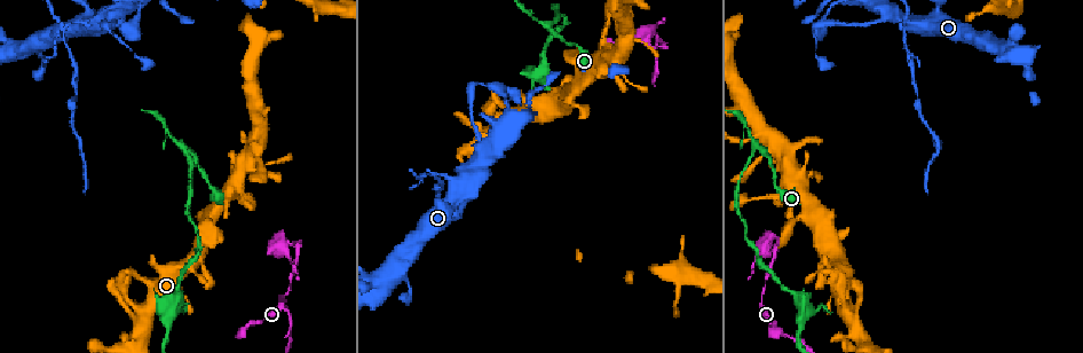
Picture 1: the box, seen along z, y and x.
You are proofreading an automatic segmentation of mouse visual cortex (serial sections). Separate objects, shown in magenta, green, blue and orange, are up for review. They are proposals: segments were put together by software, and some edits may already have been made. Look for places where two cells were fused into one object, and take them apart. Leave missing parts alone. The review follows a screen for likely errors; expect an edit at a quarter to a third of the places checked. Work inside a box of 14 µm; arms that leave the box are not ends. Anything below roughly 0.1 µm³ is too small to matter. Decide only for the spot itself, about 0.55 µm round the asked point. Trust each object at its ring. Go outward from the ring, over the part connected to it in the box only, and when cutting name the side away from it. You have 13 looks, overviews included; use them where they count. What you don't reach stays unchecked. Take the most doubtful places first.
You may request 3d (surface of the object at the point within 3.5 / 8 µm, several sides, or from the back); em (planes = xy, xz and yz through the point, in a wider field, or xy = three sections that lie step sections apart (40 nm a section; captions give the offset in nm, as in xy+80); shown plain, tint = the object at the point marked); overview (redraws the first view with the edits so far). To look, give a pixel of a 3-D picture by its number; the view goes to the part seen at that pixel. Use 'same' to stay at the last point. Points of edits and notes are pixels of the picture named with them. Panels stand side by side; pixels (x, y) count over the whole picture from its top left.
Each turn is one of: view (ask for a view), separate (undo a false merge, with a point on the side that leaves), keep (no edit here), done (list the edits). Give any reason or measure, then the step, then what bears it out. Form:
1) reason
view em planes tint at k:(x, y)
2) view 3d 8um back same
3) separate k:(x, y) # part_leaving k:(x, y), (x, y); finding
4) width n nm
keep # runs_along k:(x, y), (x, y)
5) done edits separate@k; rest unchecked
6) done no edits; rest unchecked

a fork
view 3d 3.5um at 1:(65, 28)

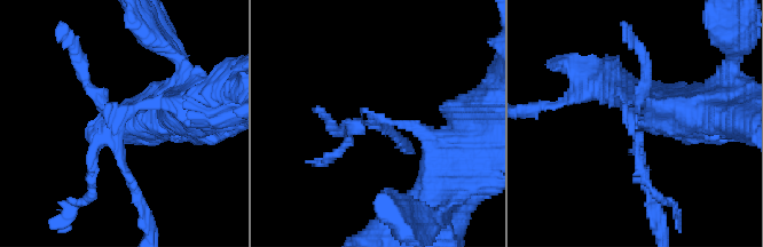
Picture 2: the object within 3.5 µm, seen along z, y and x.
view em planes tint at 2:(374, 117)

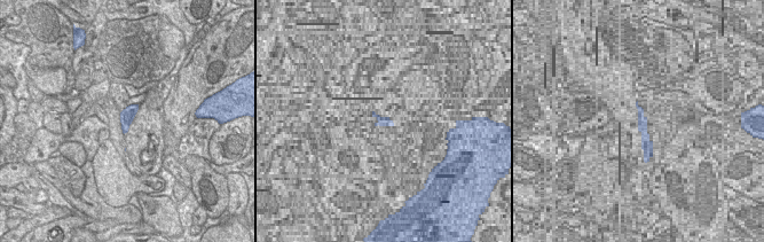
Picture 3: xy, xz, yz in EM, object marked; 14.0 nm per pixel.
view em xy step 5 tint same

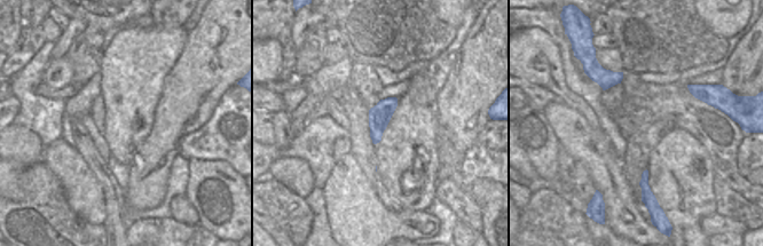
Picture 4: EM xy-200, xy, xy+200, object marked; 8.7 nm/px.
width 200 nm
separate 2:(104, 101) # part_leaving 2:(638, 104), (632, 133), (647, 189); two cells meet here

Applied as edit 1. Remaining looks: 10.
redraw
view overview

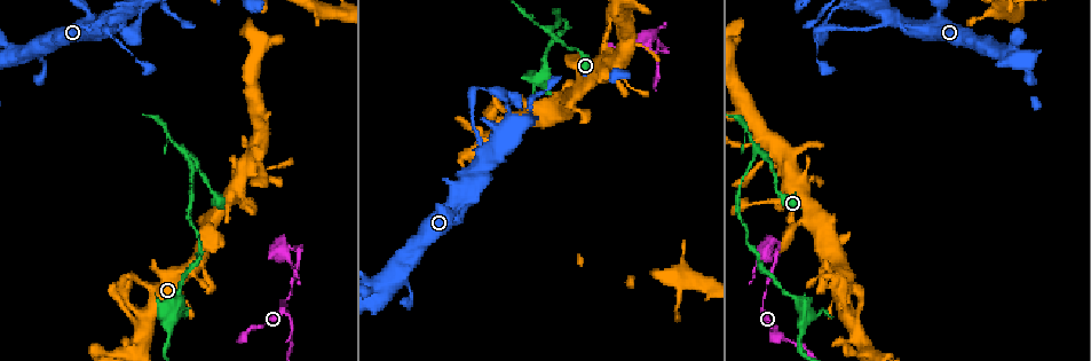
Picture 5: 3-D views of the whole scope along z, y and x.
thick turns thin
view 3d 3.5um back at 5:(185, 154)

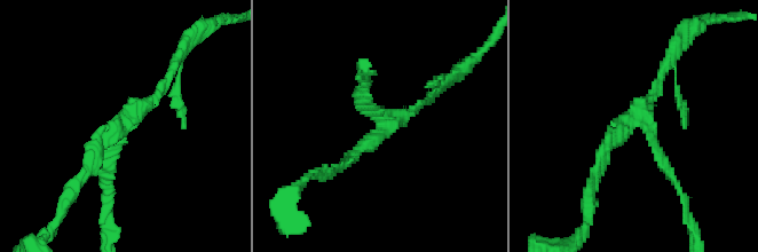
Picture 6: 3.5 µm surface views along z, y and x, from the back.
arms 3; arm_widths 150, 150, 150 nm; now the EM
view em xy step 2 tint at 6:(386, 129)

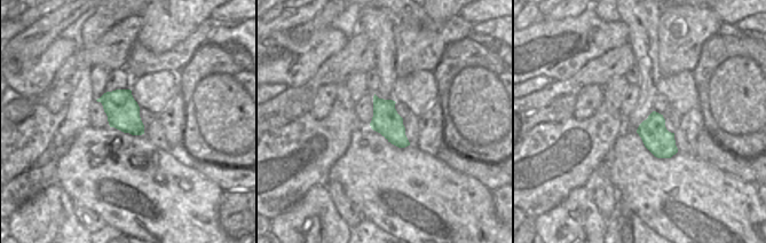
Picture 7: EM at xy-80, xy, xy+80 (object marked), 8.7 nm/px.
separate 6:(657, 157) # part_leaving 6:(646, 126), (681, 193), (689, 225); a second cell is stuck on

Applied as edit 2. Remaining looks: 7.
view overview

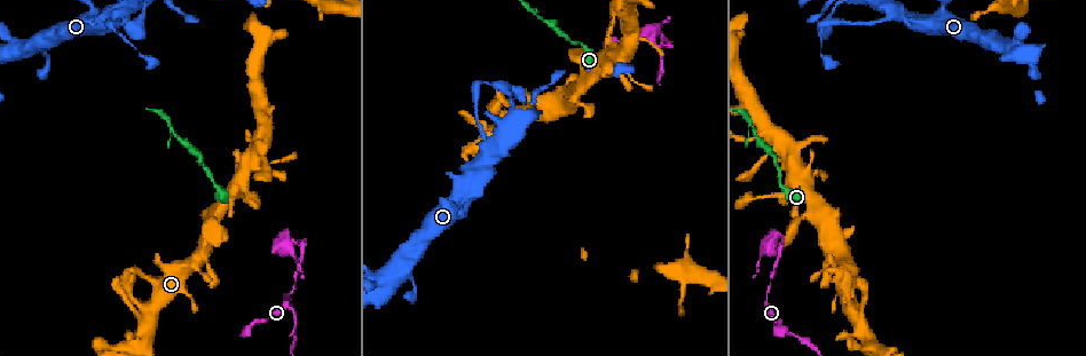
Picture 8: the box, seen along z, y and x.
closes a loop
view 3d 3.5um at 8:(819, 33)

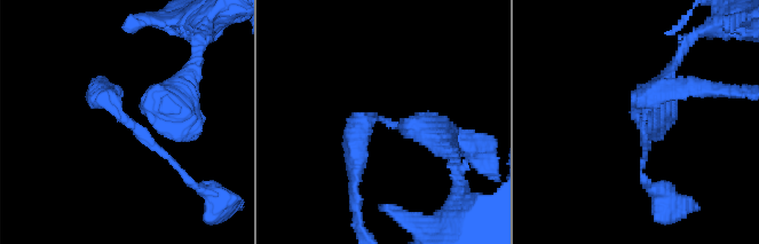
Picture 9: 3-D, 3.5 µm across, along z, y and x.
need the tissue
view em xy step 1 tint at 9:(381, 118)

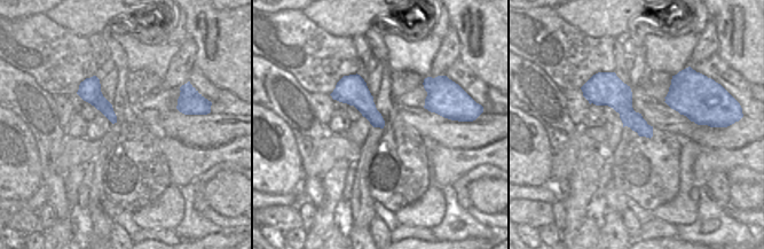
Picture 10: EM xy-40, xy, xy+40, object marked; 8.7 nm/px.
keep # runs_along 9:(440, 140), (429, 128), (384, 119); all the same cell

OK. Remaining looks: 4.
thin neck
view 3d 3.5um at 8:(770, 279)

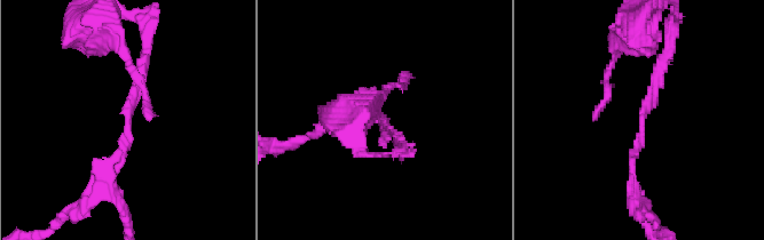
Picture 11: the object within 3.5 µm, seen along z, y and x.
arm_widths 100, 200 nm; shape alone is not enough
view em xy step 2 tint at 11:(382, 118)

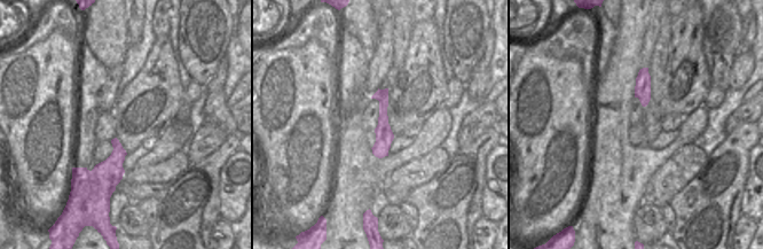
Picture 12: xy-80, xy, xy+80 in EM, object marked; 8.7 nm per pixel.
keep # one cell here

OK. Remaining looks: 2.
narrows sharply
view 3d 3.5um at 8:(753, 140)

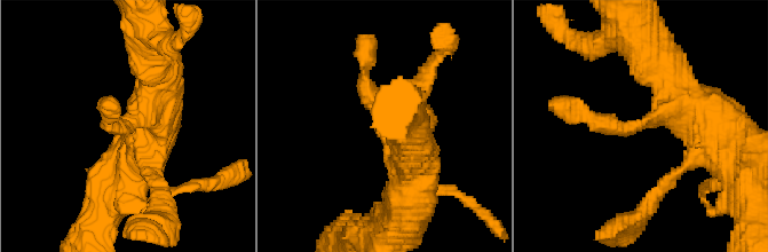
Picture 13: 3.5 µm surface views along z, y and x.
arm_widths 200, 600 nm
view em xy step 2 tint at 13:(129, 126)

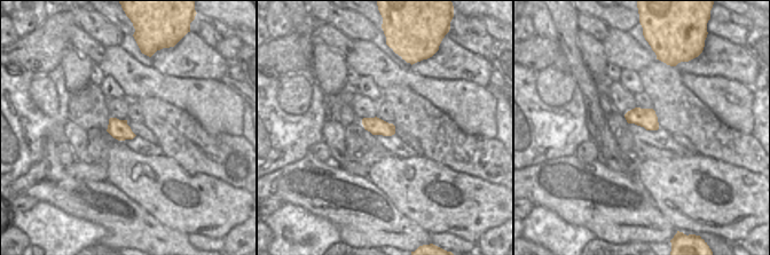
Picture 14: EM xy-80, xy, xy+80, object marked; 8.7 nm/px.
keep # all the same cell

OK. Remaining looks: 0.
done edits separate@2, separate@6; rest unchecked

